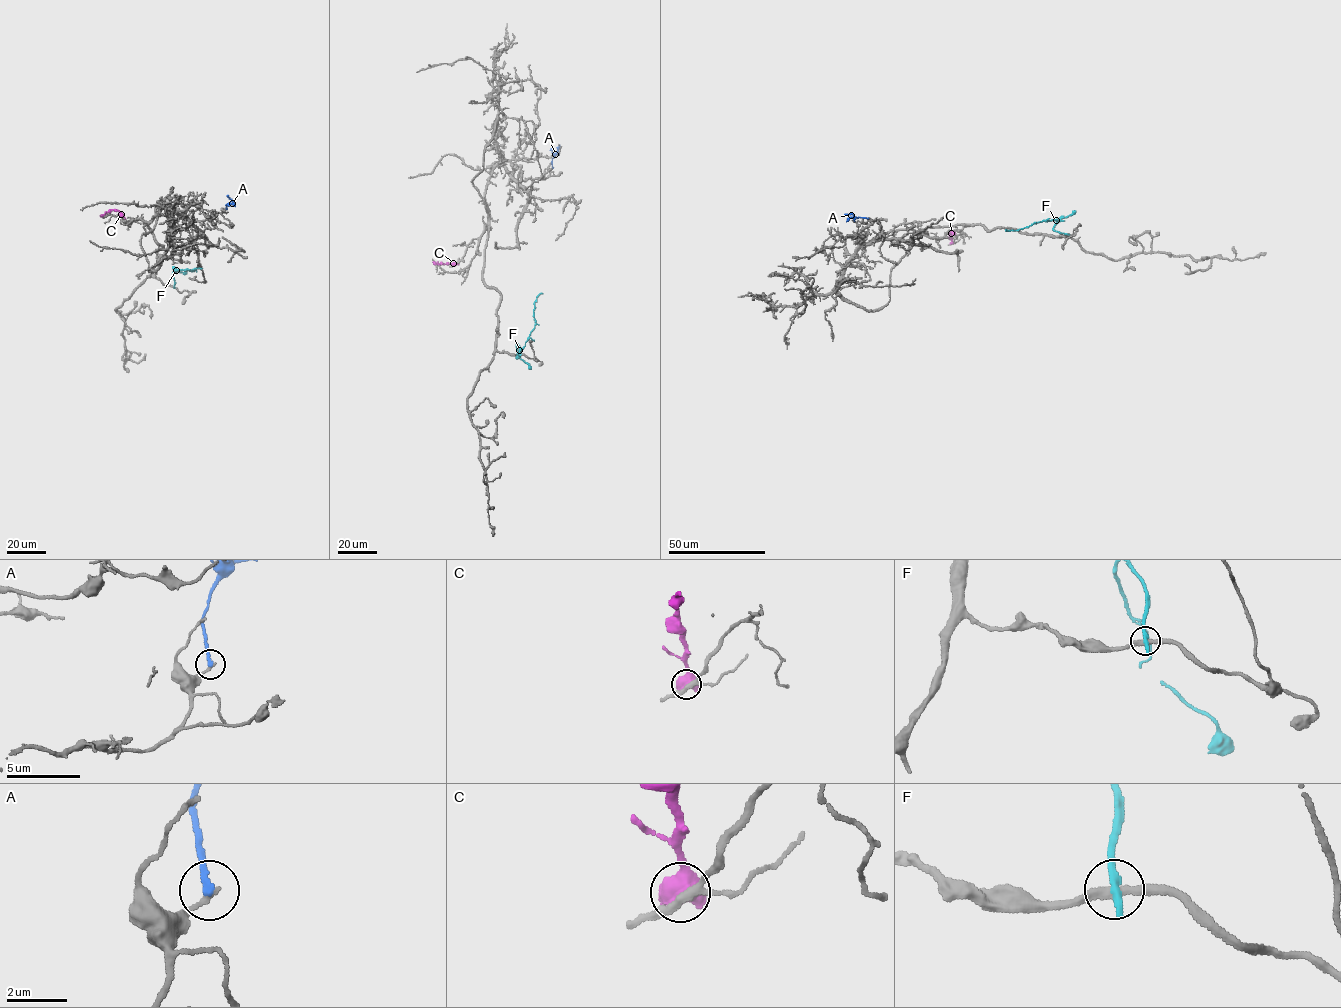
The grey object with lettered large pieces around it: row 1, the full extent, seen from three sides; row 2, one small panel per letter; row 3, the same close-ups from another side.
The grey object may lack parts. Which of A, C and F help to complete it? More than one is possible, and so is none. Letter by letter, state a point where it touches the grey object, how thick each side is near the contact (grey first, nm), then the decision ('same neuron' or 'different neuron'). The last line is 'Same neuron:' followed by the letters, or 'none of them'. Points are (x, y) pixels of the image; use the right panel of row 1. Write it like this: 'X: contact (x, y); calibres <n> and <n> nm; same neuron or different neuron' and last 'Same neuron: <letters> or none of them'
A: contact (868, 218); calibres 170 and 240 nm; different neuron
C: contact (951, 243); calibres 200 and 800 nm; different neuron
F: contact (1067, 234); calibres 240 and 340 nm; different neuron
Same neuron: none of them

